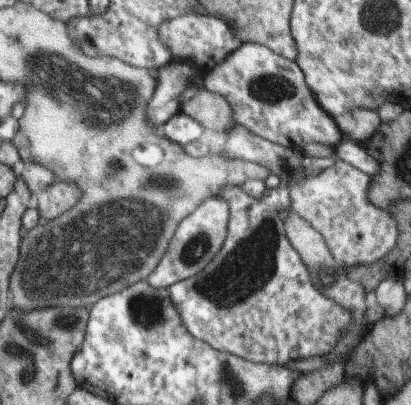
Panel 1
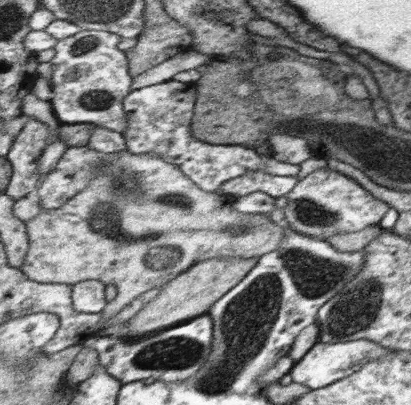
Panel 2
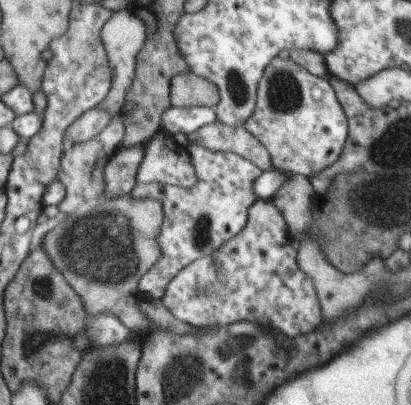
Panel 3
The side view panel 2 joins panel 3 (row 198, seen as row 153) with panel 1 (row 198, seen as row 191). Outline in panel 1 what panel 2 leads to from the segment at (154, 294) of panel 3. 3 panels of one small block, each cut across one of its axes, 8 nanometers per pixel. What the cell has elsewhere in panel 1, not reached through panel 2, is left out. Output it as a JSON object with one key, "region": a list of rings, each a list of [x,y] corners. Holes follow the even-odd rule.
{"region":[[[205,198],[195,212],[191,212],[189,216],[185,216],[177,228],[175,228],[175,236],[171,236],[171,242],[167,246],[167,252],[163,254],[163,258],[159,260],[159,264],[155,266],[155,270],[145,278],[145,282],[157,290],[167,290],[171,286],[175,286],[181,280],[187,280],[199,272],[203,272],[203,268],[219,254],[219,250],[223,248],[223,242],[229,234],[229,222],[231,222],[231,206],[223,200],[223,198]]]}

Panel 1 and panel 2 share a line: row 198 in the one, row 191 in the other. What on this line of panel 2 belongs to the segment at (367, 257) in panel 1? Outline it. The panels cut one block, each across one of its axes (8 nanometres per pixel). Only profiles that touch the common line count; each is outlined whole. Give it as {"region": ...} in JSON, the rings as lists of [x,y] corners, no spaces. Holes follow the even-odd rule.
{"region":[[[327,166],[299,180],[285,198],[287,198],[287,206],[281,210],[285,226],[289,226],[291,230],[303,236],[321,238],[321,240],[325,236],[339,236],[339,234],[359,232],[363,228],[379,226],[383,222],[383,216],[391,212],[389,204],[369,194],[359,182]]]}

